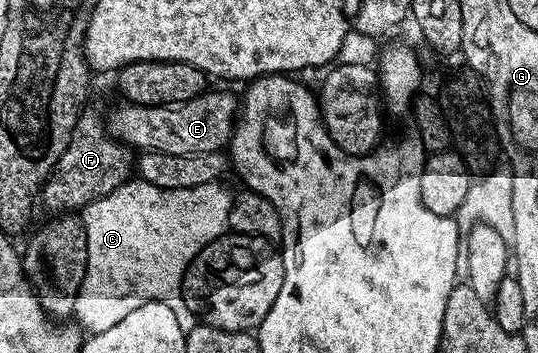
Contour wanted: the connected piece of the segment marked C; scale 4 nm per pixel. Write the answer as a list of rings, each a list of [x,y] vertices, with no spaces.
[[[128,180],[113,192],[109,192],[109,196],[98,198],[95,202],[90,202],[81,214],[83,227],[85,228],[85,236],[87,237],[87,271],[85,272],[83,286],[79,289],[79,295],[75,301],[74,317],[77,319],[78,325],[82,327],[84,331],[90,332],[91,334],[100,334],[109,328],[113,328],[113,324],[121,324],[121,320],[125,320],[135,308],[141,308],[141,304],[145,304],[146,302],[160,302],[161,304],[169,304],[169,308],[173,308],[173,312],[177,316],[177,320],[181,324],[183,331],[192,330],[192,328],[197,325],[197,316],[187,307],[187,301],[183,299],[183,273],[187,271],[187,267],[190,266],[192,260],[196,258],[210,242],[228,233],[229,227],[227,221],[229,220],[229,208],[231,207],[232,197],[232,191],[227,191],[226,188],[223,187],[223,184],[219,182],[201,184],[201,188],[166,190],[165,188],[157,188],[157,184],[149,184],[142,180]]]

